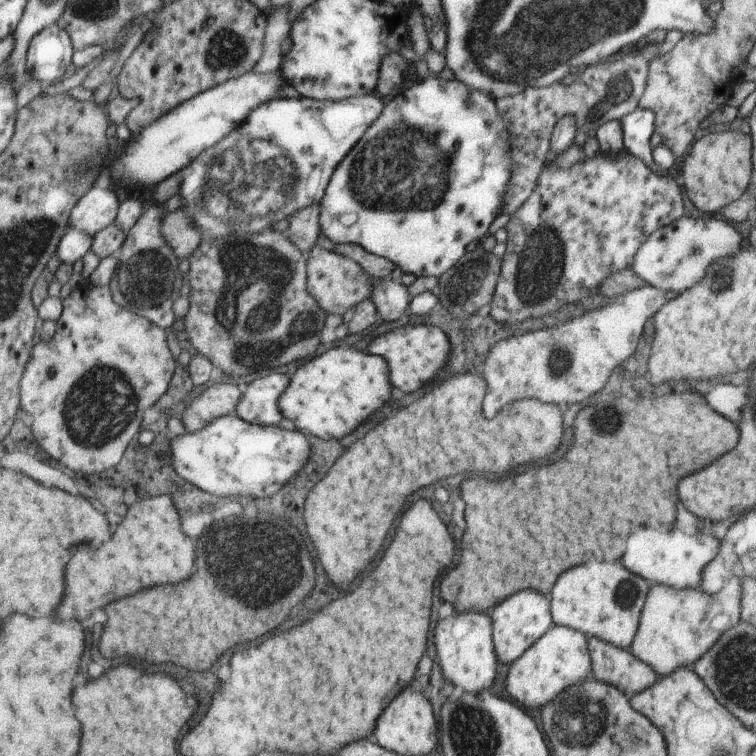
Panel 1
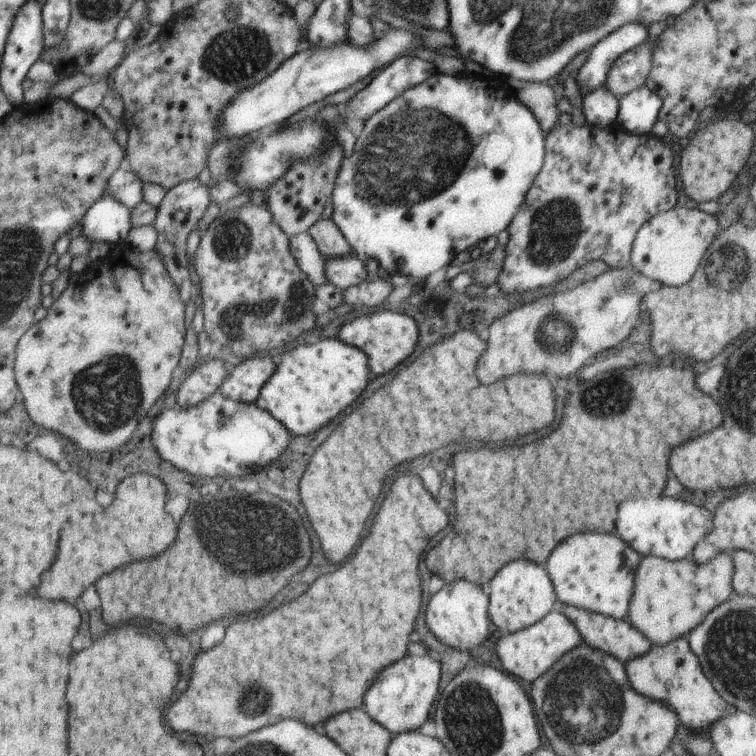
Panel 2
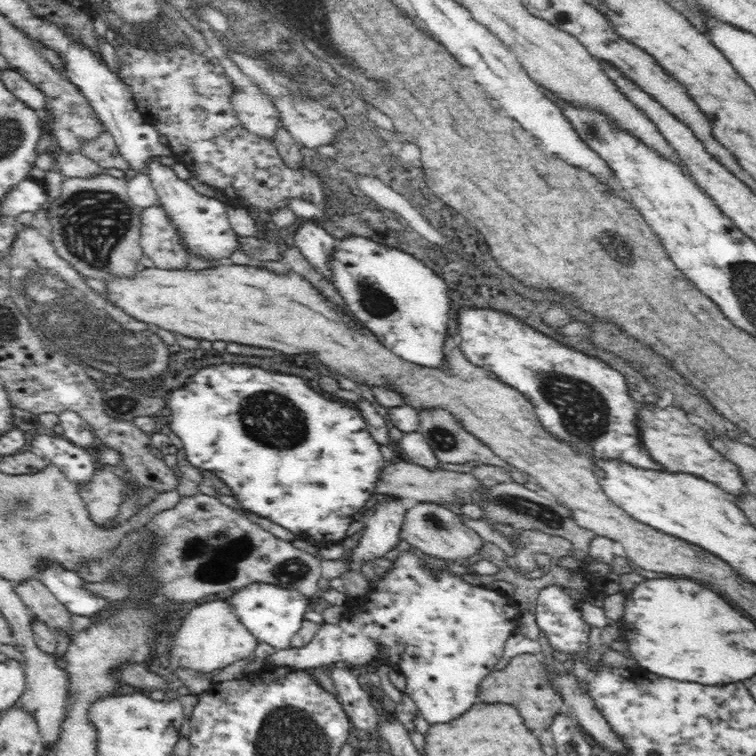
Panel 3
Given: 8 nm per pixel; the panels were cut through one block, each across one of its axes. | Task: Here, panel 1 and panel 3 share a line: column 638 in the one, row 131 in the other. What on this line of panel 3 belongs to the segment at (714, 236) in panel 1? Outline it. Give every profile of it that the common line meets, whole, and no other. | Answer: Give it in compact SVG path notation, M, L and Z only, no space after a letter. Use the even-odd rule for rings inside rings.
M248 76L244 78L242 94L232 94L230 102L242 126L260 138L272 140L276 130L282 126L276 106L272 106L268 96L262 94L262 90L258 90L258 86Z

